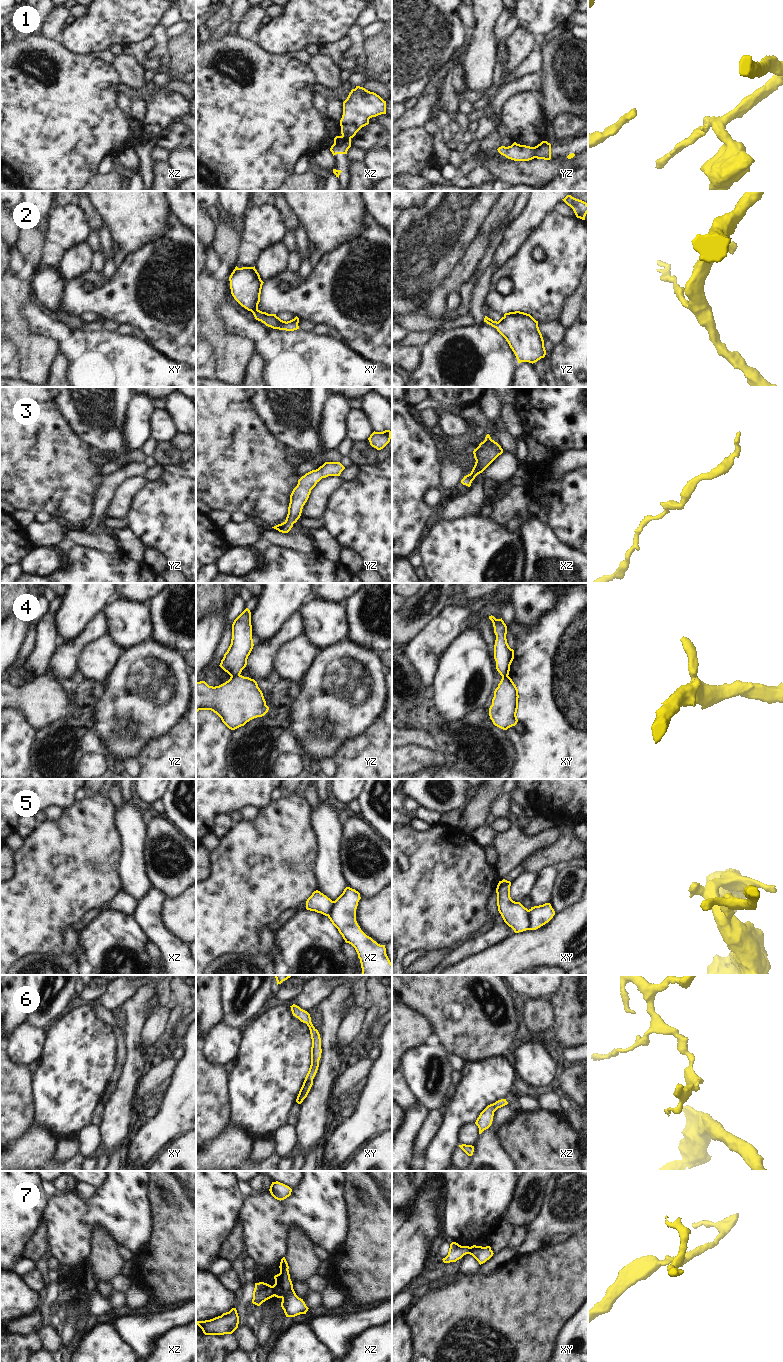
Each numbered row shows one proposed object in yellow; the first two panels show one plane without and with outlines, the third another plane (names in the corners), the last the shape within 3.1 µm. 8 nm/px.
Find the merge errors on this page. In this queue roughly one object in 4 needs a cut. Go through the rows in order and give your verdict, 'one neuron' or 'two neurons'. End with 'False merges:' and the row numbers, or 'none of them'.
1: two neurons
2: one neuron
3: one neuron
4: two neurons
5: two neurons
6: one neuron
7: two neurons
False merges: 1, 4, 5, 7

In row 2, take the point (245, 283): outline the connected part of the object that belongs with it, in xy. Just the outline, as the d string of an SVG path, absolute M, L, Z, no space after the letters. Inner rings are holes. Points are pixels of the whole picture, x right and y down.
M237 266L229 277L231 294L245 309L251 311L256 320L273 329L294 331L299 329L299 318L283 321L276 314L268 314L258 309L263 281L254 267Z

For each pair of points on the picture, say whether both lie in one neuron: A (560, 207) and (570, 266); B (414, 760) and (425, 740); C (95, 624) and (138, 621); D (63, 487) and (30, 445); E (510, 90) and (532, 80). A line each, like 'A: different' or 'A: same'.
A: different
B: different
C: different
D: same
E: same

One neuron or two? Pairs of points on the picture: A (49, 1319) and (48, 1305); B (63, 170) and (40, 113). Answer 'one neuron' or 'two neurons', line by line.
A: one neuron
B: one neuron

